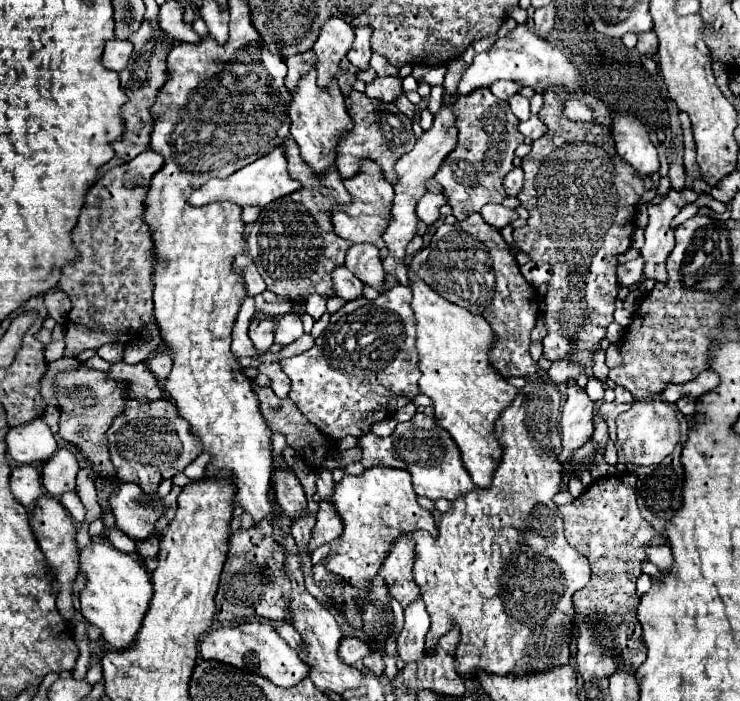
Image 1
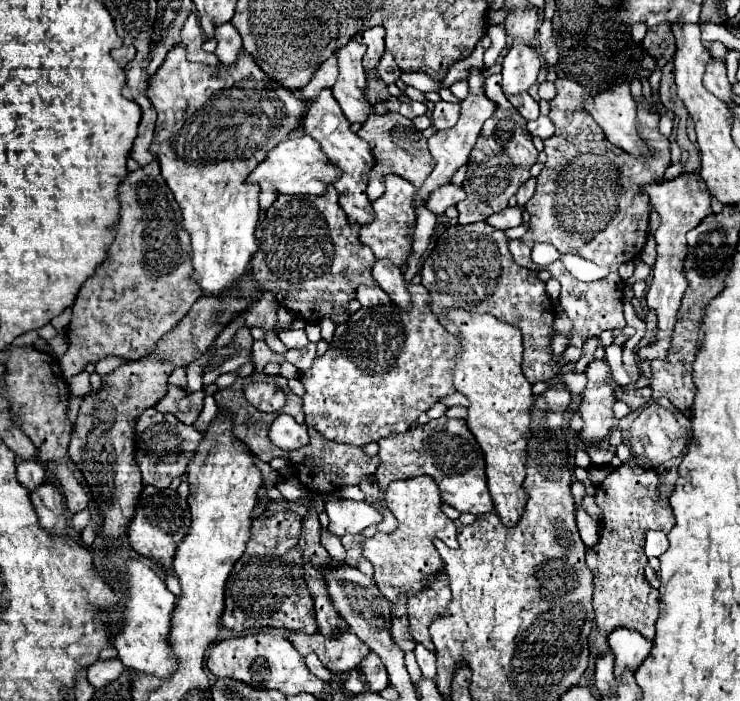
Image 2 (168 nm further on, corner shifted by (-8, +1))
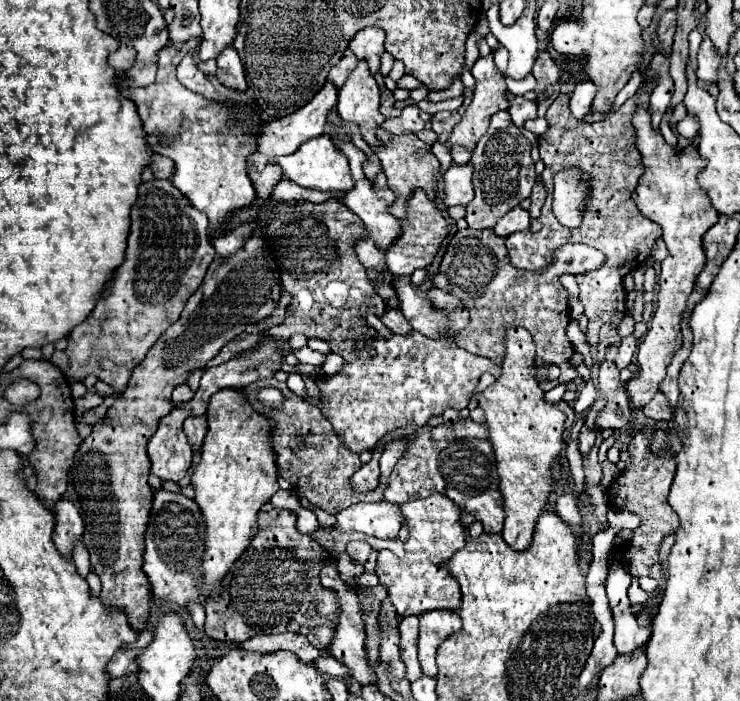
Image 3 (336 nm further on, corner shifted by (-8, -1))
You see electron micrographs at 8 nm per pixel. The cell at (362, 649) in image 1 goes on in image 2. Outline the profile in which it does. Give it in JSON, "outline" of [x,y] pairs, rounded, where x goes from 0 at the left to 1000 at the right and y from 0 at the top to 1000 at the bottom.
{"outline":[[[396,902],[391,907],[391,916],[401,922],[407,936],[426,930],[436,950],[445,953],[453,961],[464,961],[472,956],[485,953],[488,942],[501,930],[493,916],[488,916],[480,904],[466,902],[464,907],[442,910],[436,904],[412,904],[412,902]]]}

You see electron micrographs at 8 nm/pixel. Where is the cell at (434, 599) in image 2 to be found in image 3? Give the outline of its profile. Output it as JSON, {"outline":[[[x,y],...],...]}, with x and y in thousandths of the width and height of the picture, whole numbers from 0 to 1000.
{"outline":[[[574,873],[569,882],[569,902],[566,902],[566,944],[577,964],[591,964],[588,930],[591,922],[604,913],[609,904],[623,899],[623,882],[612,873]]]}

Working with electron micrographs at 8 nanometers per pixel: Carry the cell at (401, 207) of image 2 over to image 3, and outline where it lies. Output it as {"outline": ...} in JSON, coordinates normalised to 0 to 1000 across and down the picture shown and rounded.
{"outline":[[[572,271],[558,274],[558,280],[550,291],[550,311],[542,314],[545,317],[545,334],[523,357],[523,379],[534,394],[555,394],[561,385],[577,382],[585,374],[585,368],[591,365],[596,345],[609,331],[609,322],[601,311],[601,305],[591,297],[591,291],[585,285],[580,285],[580,282],[574,285],[574,280],[577,277]]]}

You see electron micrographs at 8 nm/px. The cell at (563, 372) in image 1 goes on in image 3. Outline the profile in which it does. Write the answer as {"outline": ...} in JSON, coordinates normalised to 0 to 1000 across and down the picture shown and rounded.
{"outline":[[[818,462],[812,468],[812,485],[809,485],[809,494],[828,494],[828,491],[836,491],[839,488],[839,479],[834,474],[834,468],[828,462]]]}

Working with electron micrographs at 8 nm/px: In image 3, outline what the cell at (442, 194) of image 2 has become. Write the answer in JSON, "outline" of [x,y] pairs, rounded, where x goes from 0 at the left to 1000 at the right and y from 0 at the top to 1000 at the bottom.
{"outline":[[[609,234],[609,240],[599,251],[601,260],[601,291],[634,291],[639,285],[639,237],[631,234]]]}

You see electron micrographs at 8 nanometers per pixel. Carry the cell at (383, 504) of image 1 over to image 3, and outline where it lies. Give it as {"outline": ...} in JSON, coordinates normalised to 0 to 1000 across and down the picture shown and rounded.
{"outline":[[[593,702],[574,713],[561,710],[550,719],[542,719],[542,730],[550,736],[550,750],[555,759],[553,770],[547,773],[547,793],[536,796],[531,787],[515,785],[507,805],[507,816],[512,830],[523,839],[526,856],[531,859],[539,879],[569,879],[580,870],[618,873],[623,867],[620,830],[609,822],[599,802],[604,802],[618,785],[628,779],[631,753],[623,748],[626,730]]]}

